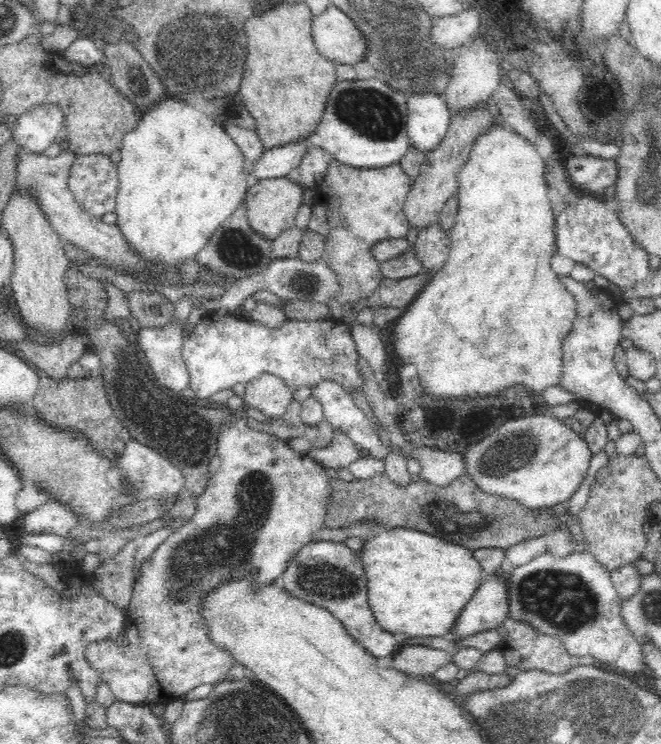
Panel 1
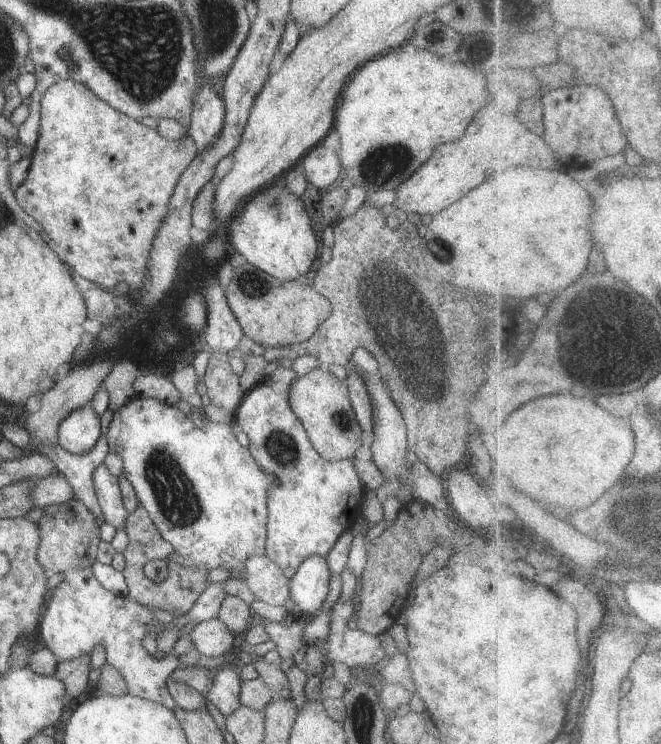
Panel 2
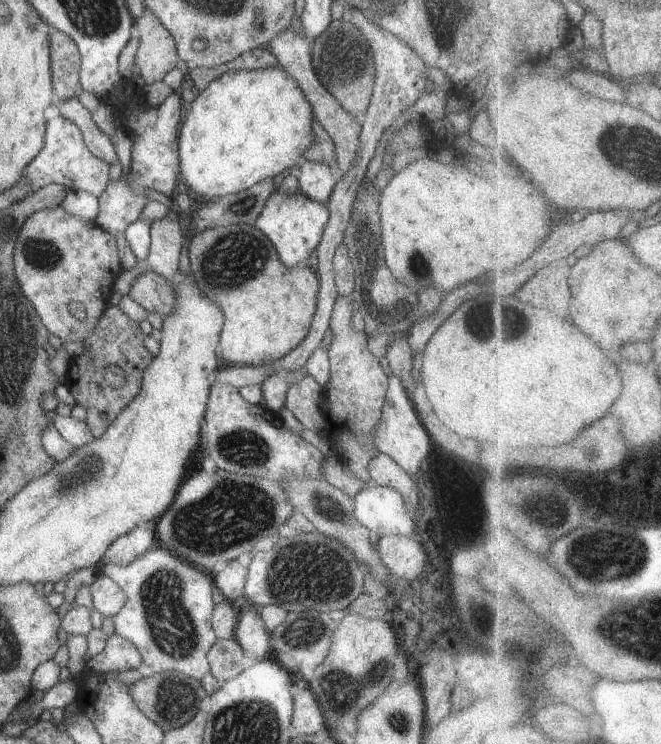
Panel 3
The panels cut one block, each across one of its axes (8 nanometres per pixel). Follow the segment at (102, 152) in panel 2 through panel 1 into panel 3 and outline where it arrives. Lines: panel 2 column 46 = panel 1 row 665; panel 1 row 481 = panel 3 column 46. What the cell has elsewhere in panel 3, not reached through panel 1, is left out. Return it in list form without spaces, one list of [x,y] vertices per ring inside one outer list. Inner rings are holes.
[[[61,205],[35,212],[30,218],[26,218],[26,222],[22,224],[18,233],[13,258],[14,272],[22,288],[22,294],[30,300],[41,323],[50,334],[71,343],[83,343],[86,336],[94,332],[100,316],[108,308],[114,281],[123,271],[114,236],[102,230],[94,221],[82,222],[74,216],[68,216]],[[70,302],[84,304],[86,307],[84,320],[77,319],[68,311]]]

